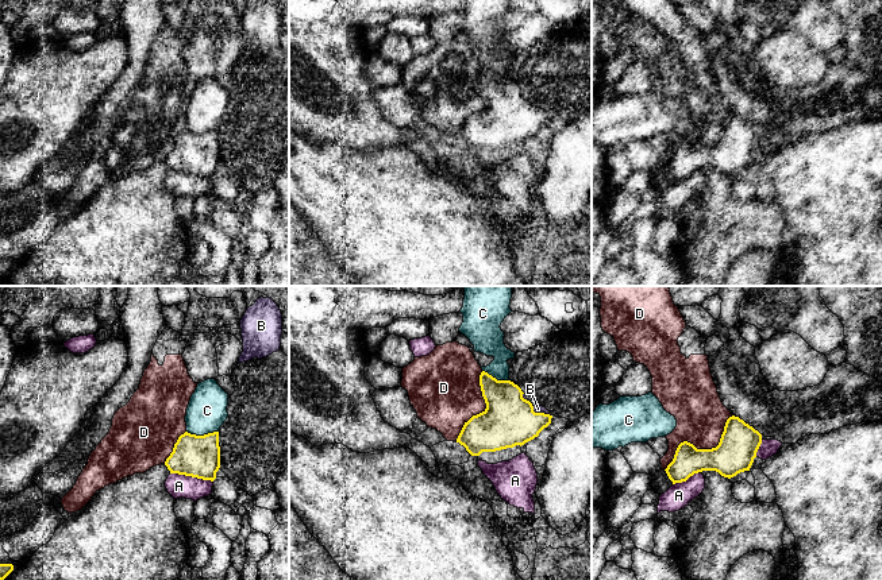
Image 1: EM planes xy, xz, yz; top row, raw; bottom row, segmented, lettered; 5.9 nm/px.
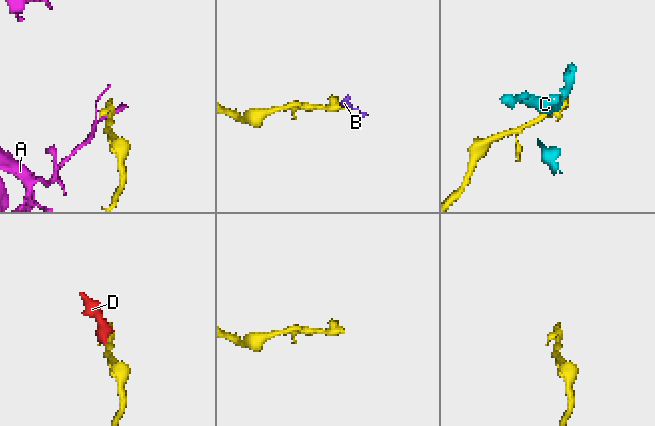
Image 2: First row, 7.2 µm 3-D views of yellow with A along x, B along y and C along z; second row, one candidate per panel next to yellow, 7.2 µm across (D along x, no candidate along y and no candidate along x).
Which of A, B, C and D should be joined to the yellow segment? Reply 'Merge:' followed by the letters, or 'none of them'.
Merge: B

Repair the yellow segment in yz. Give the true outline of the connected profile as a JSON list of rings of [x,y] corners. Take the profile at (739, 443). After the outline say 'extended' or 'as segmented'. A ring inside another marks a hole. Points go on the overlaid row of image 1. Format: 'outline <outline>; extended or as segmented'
outline [[[732,415],[727,419],[716,448],[697,449],[693,444],[683,441],[665,471],[673,484],[686,482],[702,471],[716,471],[731,479],[740,472],[750,471],[760,444],[762,434],[739,417]]]; as segmented

